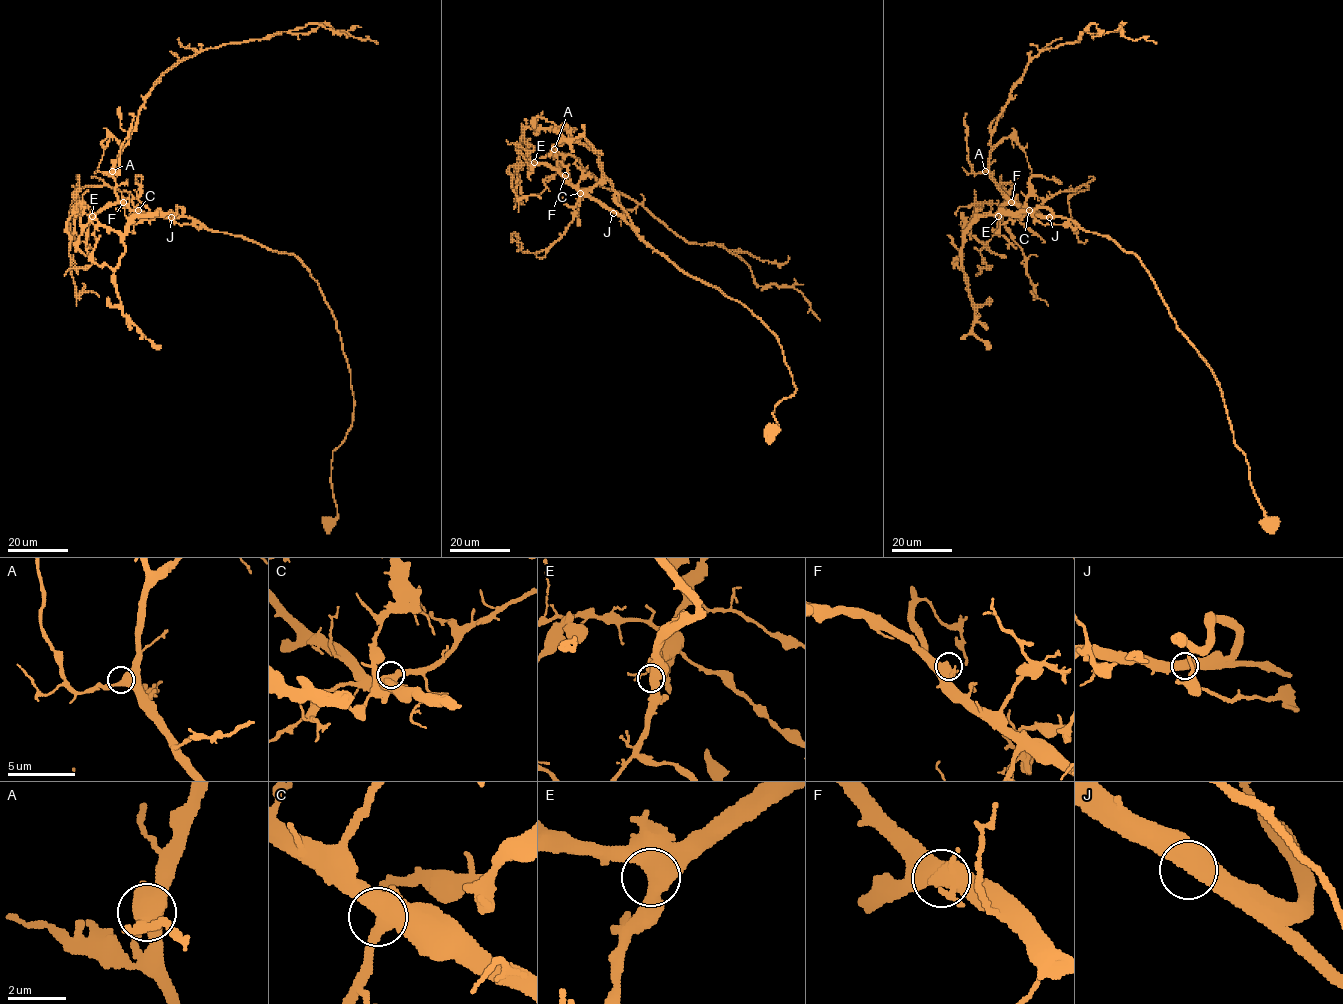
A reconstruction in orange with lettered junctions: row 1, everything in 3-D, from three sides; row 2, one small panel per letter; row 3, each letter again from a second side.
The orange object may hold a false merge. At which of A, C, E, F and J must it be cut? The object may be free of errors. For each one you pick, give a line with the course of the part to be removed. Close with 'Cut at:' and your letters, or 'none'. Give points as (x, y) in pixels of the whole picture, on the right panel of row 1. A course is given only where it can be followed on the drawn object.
Cut at: none

